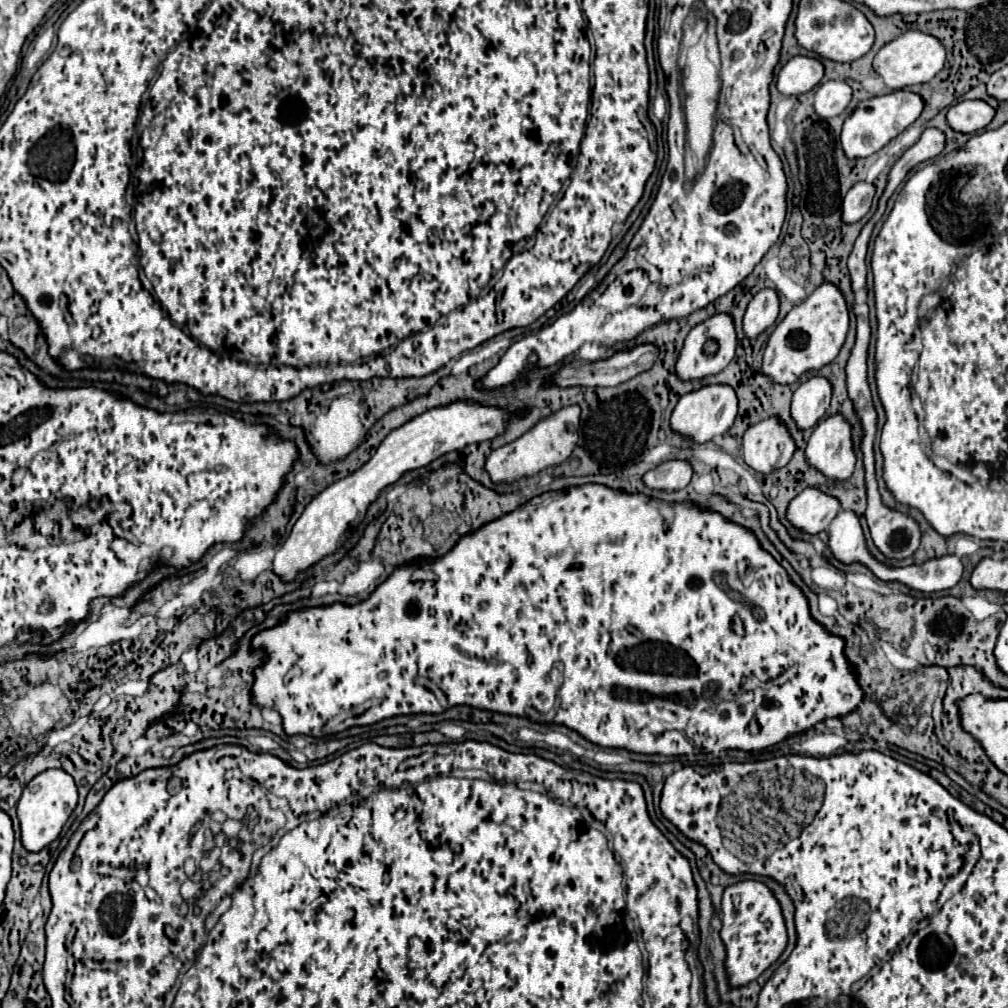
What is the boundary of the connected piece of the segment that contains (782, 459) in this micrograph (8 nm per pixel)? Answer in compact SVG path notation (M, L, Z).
M767 418L751 426L743 434L743 462L759 474L769 474L771 470L783 468L793 452L795 442L787 432L785 424L777 418Z

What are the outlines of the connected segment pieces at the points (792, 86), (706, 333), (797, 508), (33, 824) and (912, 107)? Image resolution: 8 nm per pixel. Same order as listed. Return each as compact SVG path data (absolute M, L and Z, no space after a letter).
M795 56L781 68L777 76L777 90L783 96L805 94L821 82L823 74L825 70L819 60L807 56Z
M711 316L711 320L705 320L703 324L697 324L685 338L685 344L679 352L677 364L675 364L675 374L677 378L689 382L689 380L701 380L705 376L719 374L735 356L735 328L731 316Z
M807 488L789 502L785 518L793 528L813 536L827 530L839 508L841 506L837 498L827 496L817 488Z
M47 770L35 776L31 784L23 790L23 796L17 804L17 818L21 824L21 844L29 852L39 852L47 848L61 834L67 818L77 806L77 788L73 778L63 770Z
M891 92L885 96L869 98L857 104L857 108L845 118L843 128L841 128L841 138L839 144L849 160L857 158L867 158L881 150L889 140L893 140L897 134L901 134L909 124L913 124L923 110L923 98L913 94L913 92Z

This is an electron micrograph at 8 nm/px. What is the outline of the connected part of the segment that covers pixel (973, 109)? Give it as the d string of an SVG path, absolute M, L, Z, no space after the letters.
M963 100L947 110L947 124L961 134L983 130L993 120L995 110L981 100Z

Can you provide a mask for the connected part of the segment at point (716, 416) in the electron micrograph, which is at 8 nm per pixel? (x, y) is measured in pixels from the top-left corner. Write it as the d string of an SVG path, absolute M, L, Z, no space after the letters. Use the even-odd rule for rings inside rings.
M705 386L697 392L689 392L687 396L683 396L677 402L677 406L671 414L669 426L679 436L683 436L691 442L697 442L697 444L705 444L705 442L711 442L715 436L725 434L731 428L731 424L735 422L735 416L737 416L735 390L727 388L727 386Z

